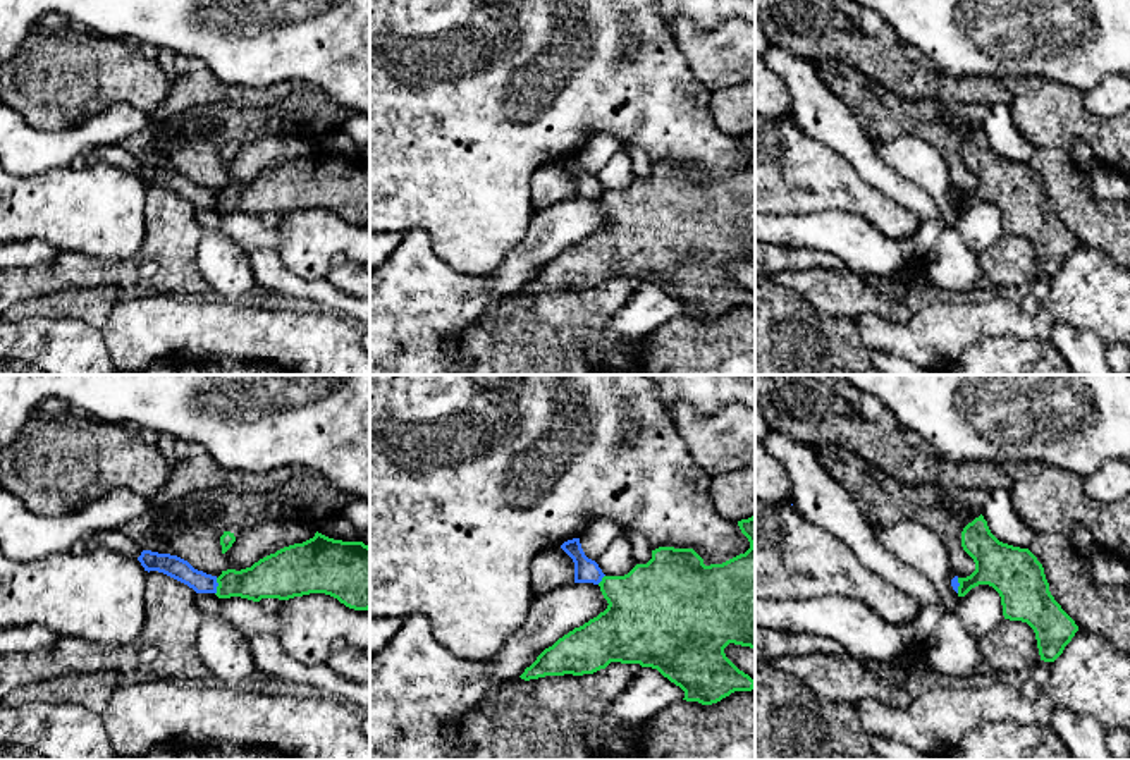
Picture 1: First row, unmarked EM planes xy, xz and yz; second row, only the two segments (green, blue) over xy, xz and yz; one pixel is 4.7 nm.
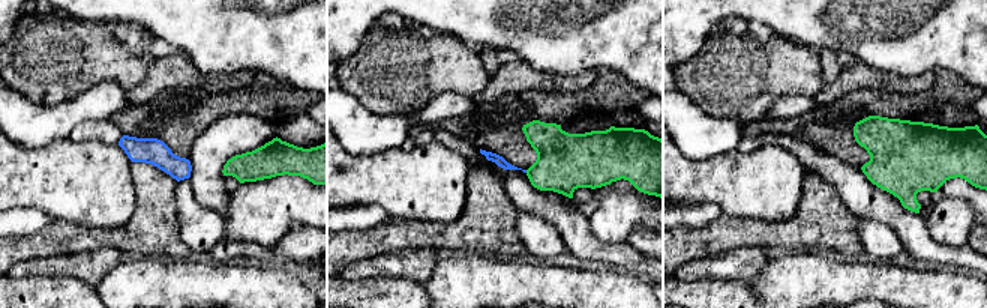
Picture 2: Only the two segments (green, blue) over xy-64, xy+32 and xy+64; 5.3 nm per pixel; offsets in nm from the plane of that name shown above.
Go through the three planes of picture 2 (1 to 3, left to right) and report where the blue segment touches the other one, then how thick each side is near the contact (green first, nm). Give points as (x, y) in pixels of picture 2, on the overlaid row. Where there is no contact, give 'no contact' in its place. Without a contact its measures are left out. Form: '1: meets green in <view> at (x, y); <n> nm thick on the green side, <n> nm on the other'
1: no contact
2: no contact
3: no contact

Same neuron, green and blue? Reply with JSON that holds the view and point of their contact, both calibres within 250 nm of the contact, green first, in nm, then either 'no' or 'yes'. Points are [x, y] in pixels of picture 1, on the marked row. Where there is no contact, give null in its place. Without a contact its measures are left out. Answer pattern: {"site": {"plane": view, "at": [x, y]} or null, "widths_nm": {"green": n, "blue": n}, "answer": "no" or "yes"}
{"site": {"plane": "xy", "at": [217, 587]}, "widths_nm": {"green": 190, "blue": 100}, "answer": "no"}

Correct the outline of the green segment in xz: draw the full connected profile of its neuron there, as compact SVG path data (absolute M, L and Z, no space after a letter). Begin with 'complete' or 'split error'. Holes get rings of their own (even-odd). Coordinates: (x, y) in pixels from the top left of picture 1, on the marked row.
complete | M755 516L738 521L750 549L722 564L705 566L693 549L659 547L647 564L636 564L624 576L604 576L599 583L607 609L580 628L574 628L519 676L525 681L545 676L583 676L605 669L611 662L640 664L657 669L685 691L686 702L712 705L734 691L752 691L755 679L740 671L724 653L729 643L755 648Z

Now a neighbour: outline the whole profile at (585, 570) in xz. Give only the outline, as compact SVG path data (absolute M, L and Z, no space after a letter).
M580 538L568 540L561 545L561 549L573 559L574 562L574 583L593 583L599 585L605 576L599 564L588 559L581 549Z

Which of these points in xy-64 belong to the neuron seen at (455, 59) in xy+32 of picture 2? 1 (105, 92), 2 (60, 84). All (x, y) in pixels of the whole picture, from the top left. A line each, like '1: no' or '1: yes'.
1: no
2: yes

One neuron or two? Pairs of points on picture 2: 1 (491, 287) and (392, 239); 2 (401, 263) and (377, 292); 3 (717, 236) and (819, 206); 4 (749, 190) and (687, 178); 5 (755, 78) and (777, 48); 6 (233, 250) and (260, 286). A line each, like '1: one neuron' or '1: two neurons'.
1: two neurons
2: two neurons
3: one neuron
4: one neuron
5: one neuron
6: two neurons

